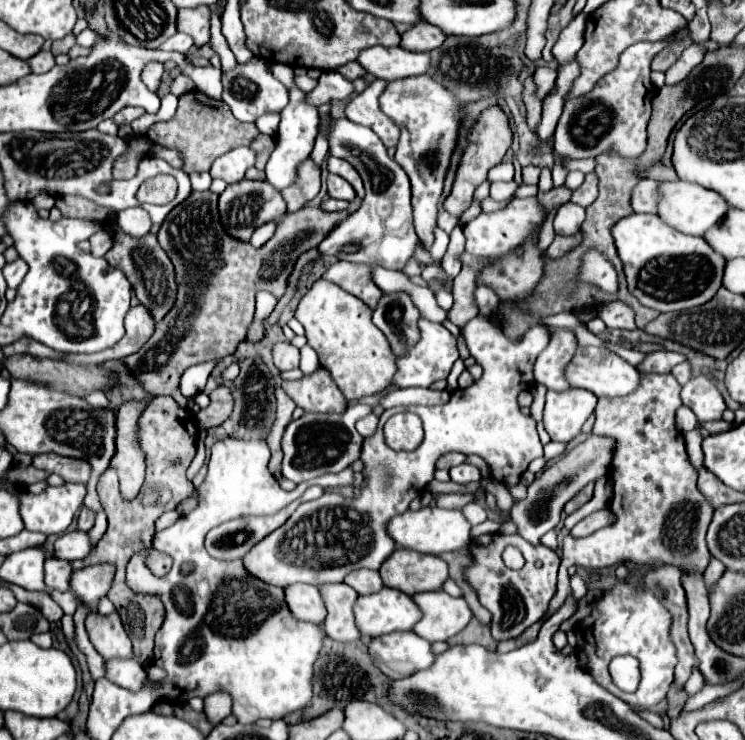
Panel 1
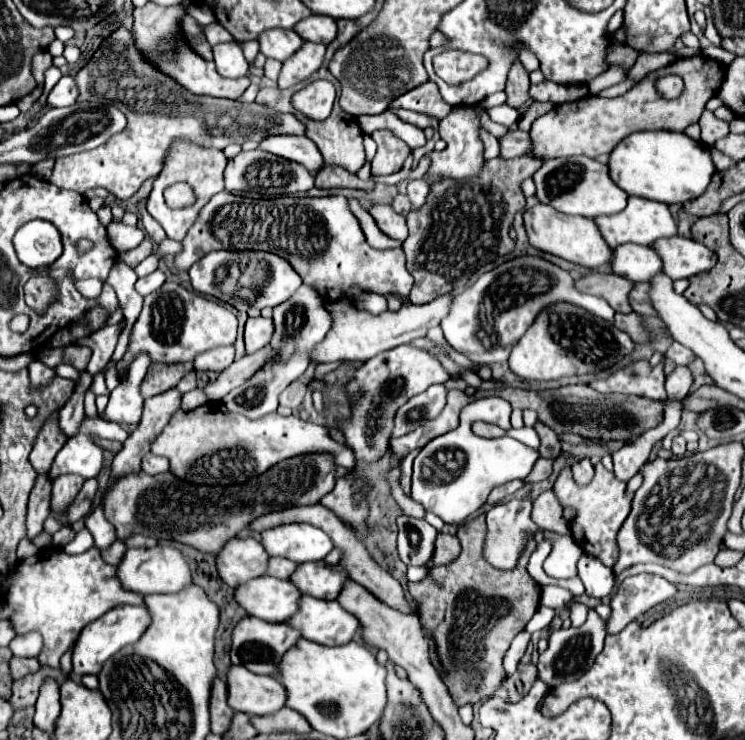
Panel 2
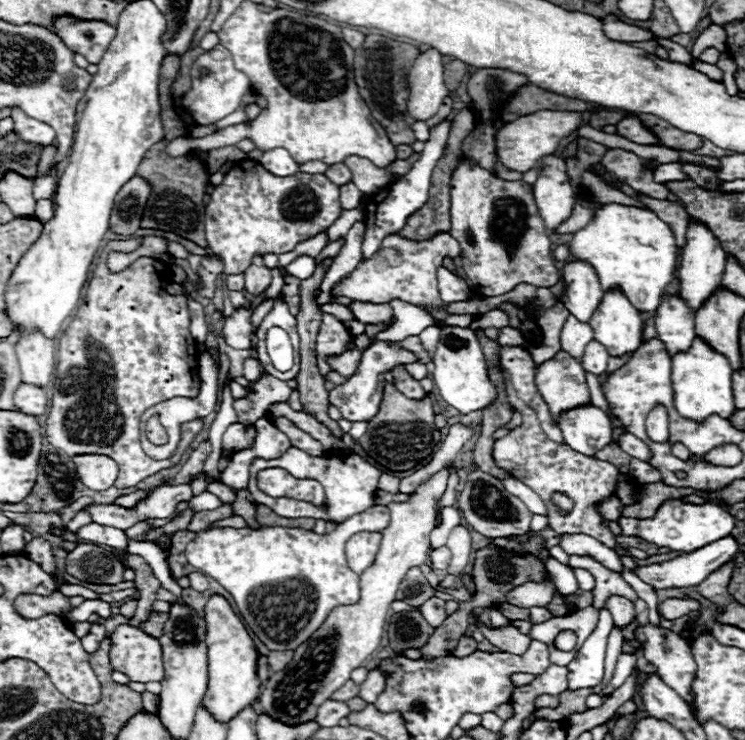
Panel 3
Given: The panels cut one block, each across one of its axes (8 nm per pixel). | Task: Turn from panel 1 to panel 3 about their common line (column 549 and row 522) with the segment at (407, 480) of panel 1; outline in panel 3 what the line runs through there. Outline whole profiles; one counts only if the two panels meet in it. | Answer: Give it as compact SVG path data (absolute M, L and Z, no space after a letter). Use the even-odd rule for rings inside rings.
M290 448L282 458L276 460L262 460L256 458L250 466L250 482L248 482L248 490L250 494L256 498L258 504L264 504L268 508L272 508L278 516L284 518L316 518L316 520L326 520L326 522L334 522L340 524L348 518L352 518L354 514L360 514L368 508L372 508L374 502L374 494L378 490L378 480L380 480L380 470L376 466L372 466L370 462L366 462L362 456L358 454L336 454L336 452L328 452L326 456L310 456L298 448ZM264 468L284 468L288 474L292 474L294 478L312 478L322 482L324 486L324 494L326 494L326 504L324 506L314 506L310 502L304 500L294 500L294 498L272 498L268 494L264 494L258 486L256 486L256 474Z

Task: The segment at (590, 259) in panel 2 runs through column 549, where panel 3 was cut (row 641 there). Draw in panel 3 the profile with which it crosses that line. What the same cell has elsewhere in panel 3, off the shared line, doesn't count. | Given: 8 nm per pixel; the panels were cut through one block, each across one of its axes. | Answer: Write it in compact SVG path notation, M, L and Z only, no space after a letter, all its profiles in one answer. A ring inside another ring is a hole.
M214 594L206 608L206 646L208 646L208 692L202 706L216 718L216 722L228 724L240 710L252 706L260 694L260 680L256 676L258 652L248 636L242 620L234 614L230 604Z

